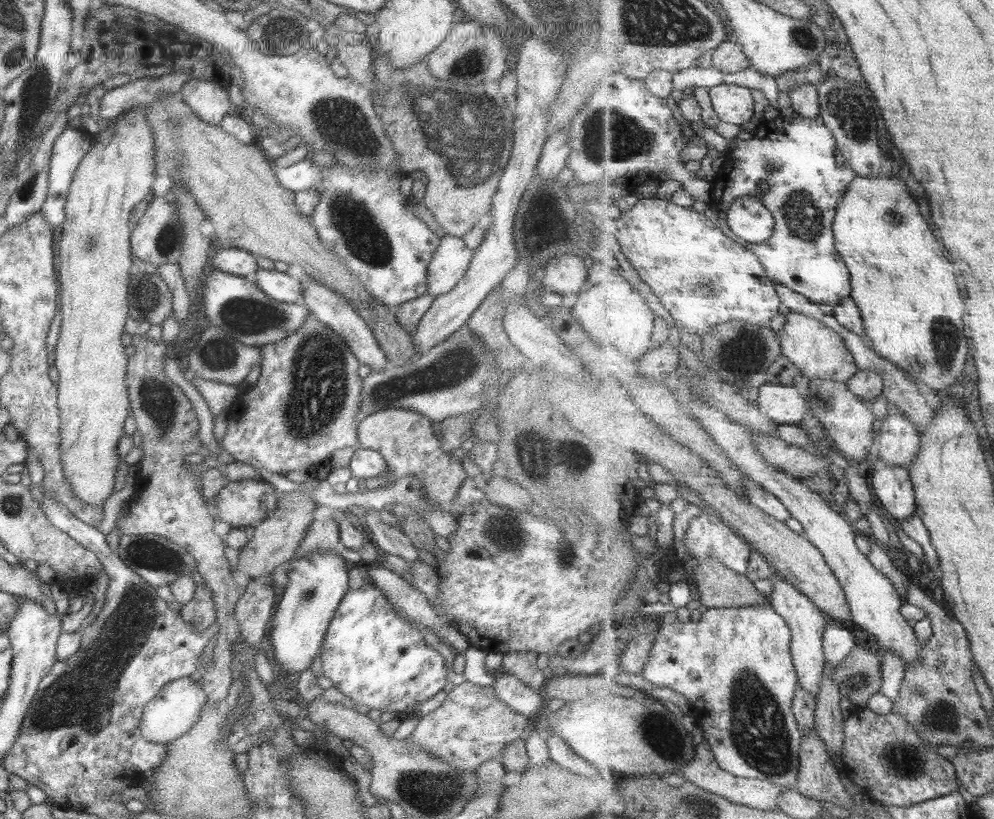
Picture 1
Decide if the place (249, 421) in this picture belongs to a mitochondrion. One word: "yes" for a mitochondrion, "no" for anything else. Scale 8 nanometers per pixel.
no

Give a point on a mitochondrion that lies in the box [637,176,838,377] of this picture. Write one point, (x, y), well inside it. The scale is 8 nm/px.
(804, 218)

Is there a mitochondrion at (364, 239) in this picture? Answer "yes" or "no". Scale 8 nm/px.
yes

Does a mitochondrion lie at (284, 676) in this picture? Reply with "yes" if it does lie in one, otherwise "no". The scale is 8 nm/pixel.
no

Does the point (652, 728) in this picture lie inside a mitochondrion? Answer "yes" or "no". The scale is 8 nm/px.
yes

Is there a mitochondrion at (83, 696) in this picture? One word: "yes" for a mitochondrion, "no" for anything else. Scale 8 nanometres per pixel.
yes

